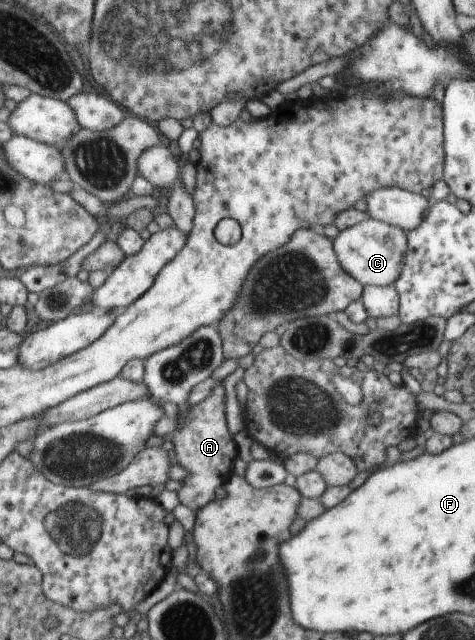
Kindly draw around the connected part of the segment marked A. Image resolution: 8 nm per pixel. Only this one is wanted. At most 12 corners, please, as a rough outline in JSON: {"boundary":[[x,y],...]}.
{"boundary":[[222,384],[168,438],[188,472],[176,492],[197,511],[226,482],[234,442]]}

